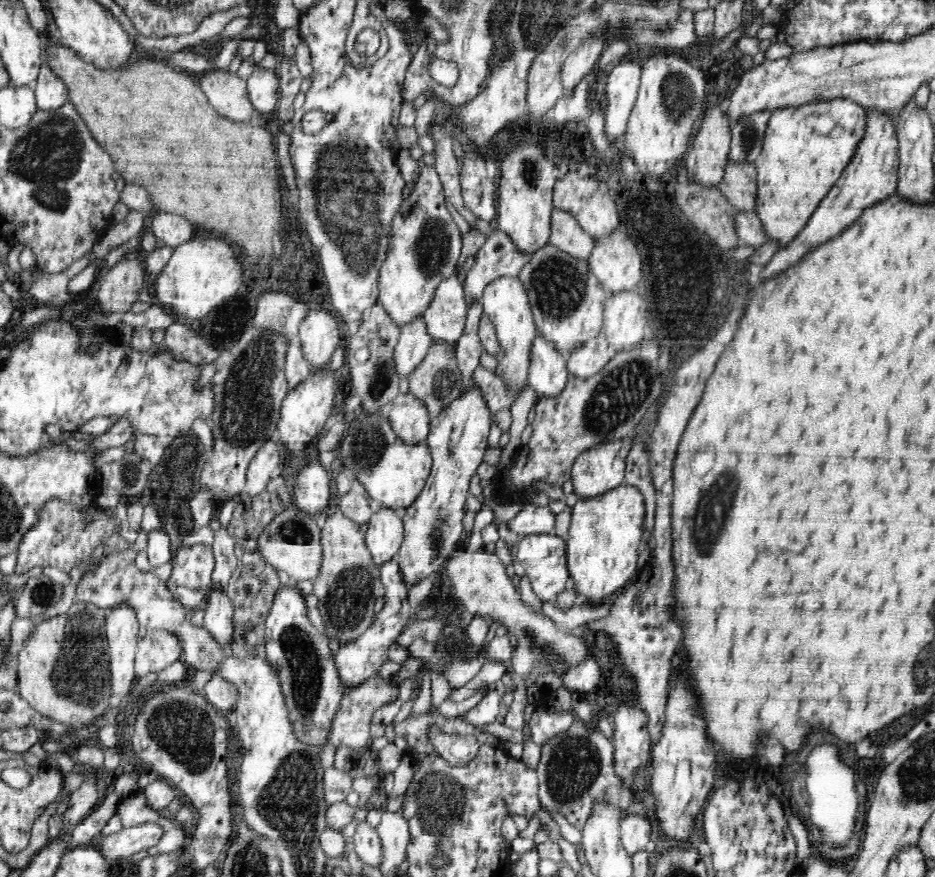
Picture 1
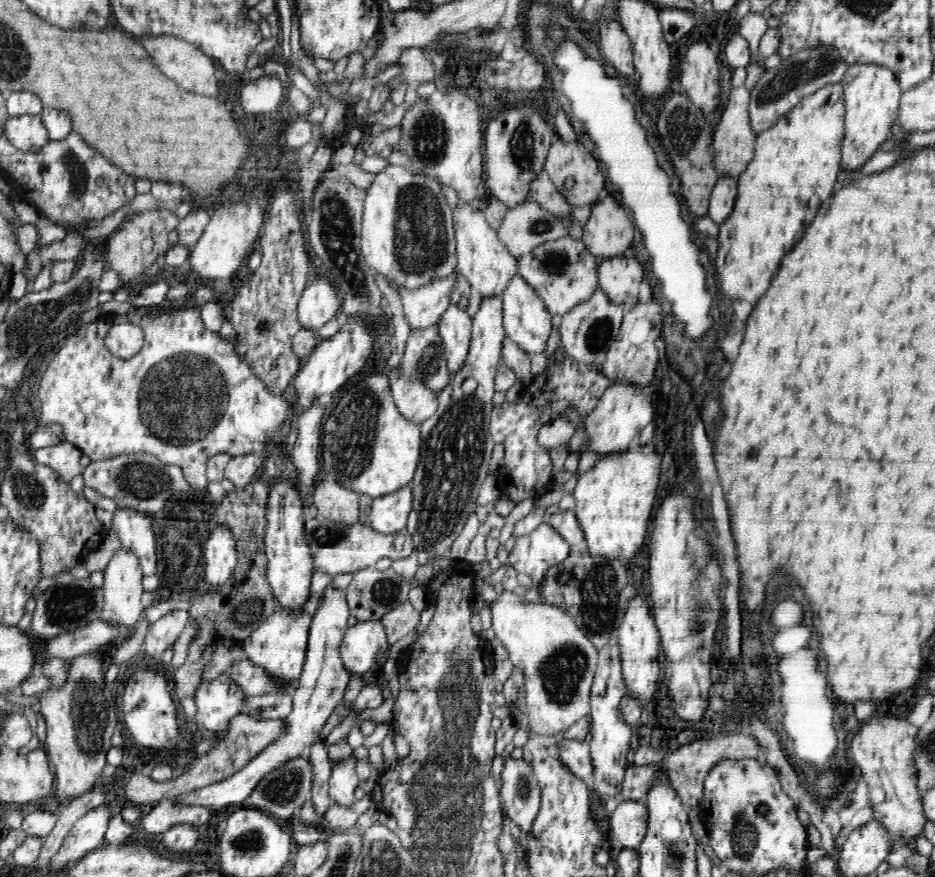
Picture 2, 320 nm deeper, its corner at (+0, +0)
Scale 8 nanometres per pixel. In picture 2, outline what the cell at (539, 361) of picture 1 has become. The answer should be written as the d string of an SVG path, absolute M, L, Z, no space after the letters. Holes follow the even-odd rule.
M516 273L500 298L503 300L505 336L522 348L522 351L526 352L529 357L533 357L537 352L545 354L548 339L553 334L552 315L539 298L538 293L526 283L522 275Z

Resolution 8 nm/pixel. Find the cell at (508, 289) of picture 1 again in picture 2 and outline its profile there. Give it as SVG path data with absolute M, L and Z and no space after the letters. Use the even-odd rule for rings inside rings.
M459 200L458 206L453 208L457 241L457 272L465 276L472 289L478 290L483 298L498 298L504 294L510 279L517 273L517 259L502 244L494 230L486 220L485 214L477 208L476 203L464 203Z

